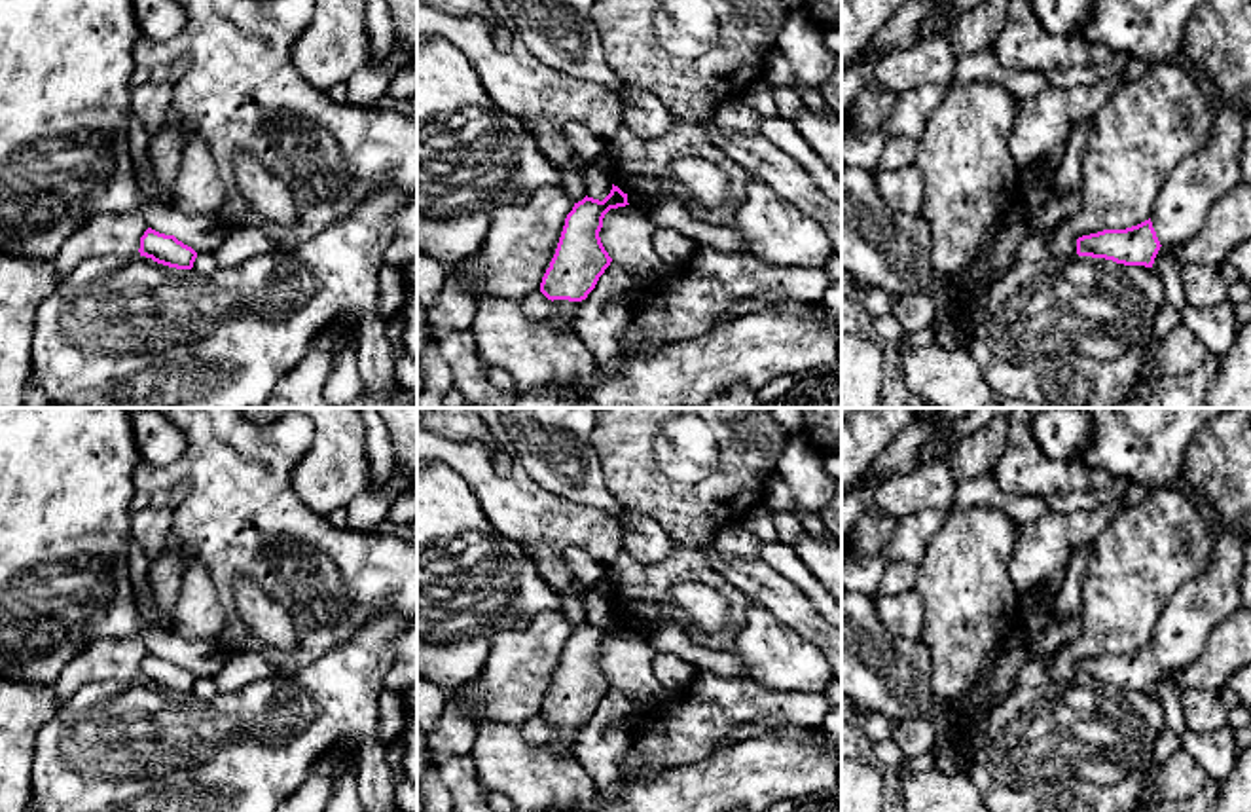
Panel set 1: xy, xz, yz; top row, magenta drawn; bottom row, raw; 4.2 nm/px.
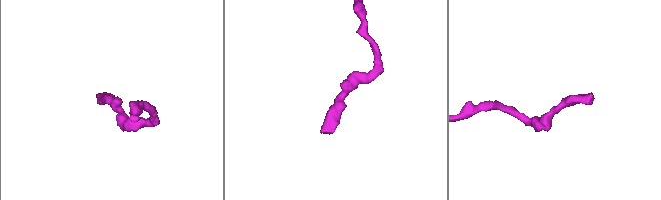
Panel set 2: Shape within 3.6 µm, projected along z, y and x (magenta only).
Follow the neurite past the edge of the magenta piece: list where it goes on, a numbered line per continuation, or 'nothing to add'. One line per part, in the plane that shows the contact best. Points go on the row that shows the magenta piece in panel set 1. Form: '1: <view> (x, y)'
1: yz (1217, 40)

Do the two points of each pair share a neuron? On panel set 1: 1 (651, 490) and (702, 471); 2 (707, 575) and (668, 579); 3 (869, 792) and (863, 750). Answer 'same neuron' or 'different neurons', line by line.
1: same neuron
2: same neuron
3: different neurons

